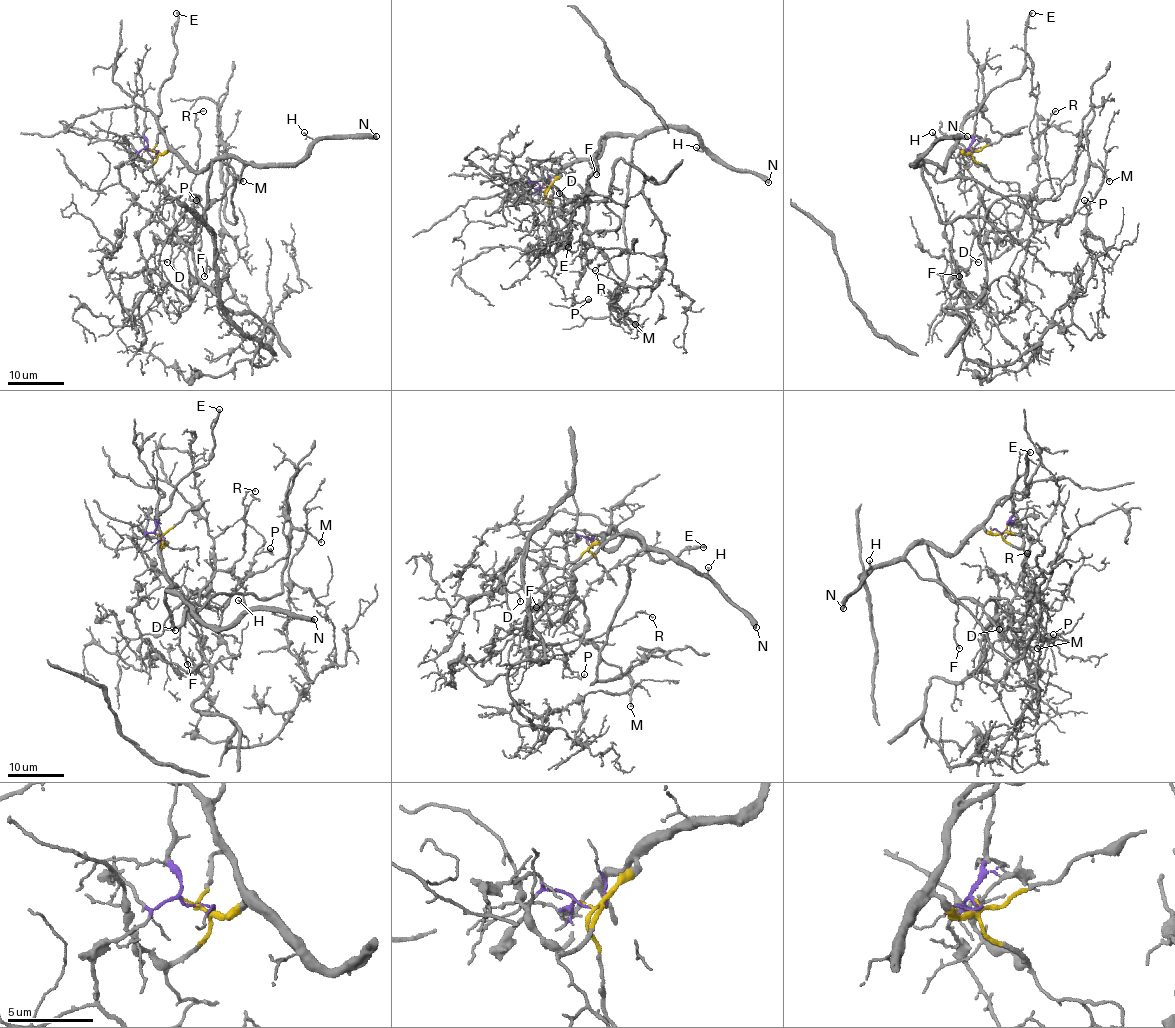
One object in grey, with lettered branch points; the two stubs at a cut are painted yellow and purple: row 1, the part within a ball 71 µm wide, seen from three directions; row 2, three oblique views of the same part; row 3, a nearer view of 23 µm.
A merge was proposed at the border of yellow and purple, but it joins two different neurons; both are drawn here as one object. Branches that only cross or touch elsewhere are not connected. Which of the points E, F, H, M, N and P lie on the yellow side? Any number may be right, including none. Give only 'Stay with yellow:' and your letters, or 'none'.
Stay with yellow: E, F, H, M, N

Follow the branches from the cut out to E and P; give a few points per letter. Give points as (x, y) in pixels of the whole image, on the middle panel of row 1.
E: (544, 187), (549, 185), (559, 173), (549, 181), (551, 206), (559, 230), (569, 240), (566, 239), (568, 247)
P: (544, 187), (512, 183), (548, 205), (582, 198), (617, 216), (613, 230), (580, 234), (572, 300), (587, 299)

